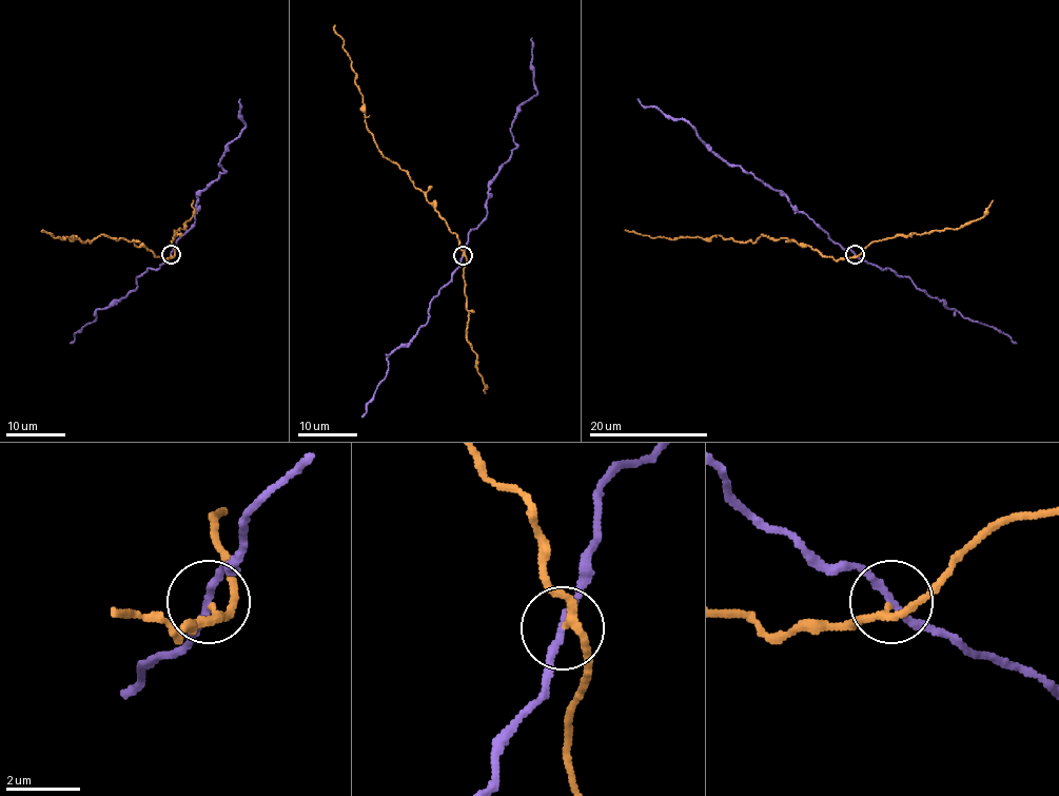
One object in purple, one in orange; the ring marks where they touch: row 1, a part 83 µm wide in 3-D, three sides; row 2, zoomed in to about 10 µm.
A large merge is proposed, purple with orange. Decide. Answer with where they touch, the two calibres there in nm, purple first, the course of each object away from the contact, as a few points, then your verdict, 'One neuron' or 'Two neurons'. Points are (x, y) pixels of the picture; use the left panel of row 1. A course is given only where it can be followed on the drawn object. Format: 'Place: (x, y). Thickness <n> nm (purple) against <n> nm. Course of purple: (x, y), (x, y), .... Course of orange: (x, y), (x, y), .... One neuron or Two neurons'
Place: (171, 254). Thickness 200 nm (purple) against 180 nm. Course of purple: (170, 255), (195, 221), (197, 196), (223, 172), (219, 164), (222, 154), (246, 125), (239, 99). Course of orange: (170, 255), (165, 259), (144, 246), (103, 234), (90, 241), (81, 241), (74, 236), (63, 238), (42, 230). Two neurons

